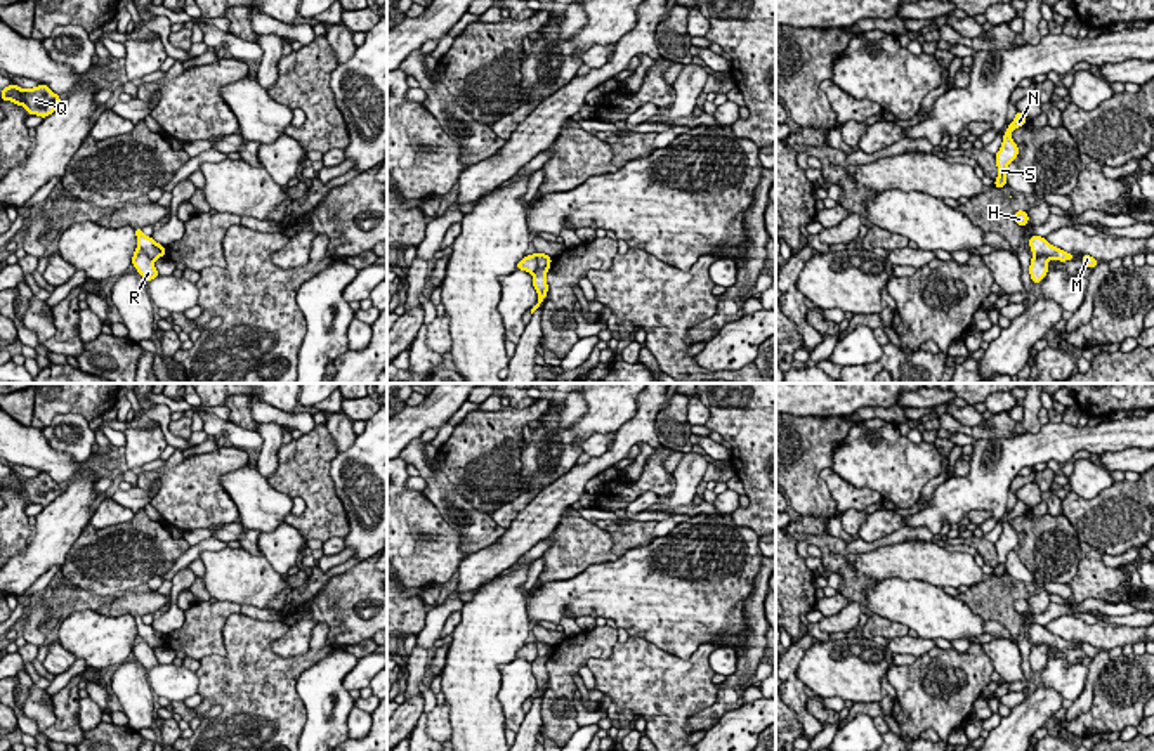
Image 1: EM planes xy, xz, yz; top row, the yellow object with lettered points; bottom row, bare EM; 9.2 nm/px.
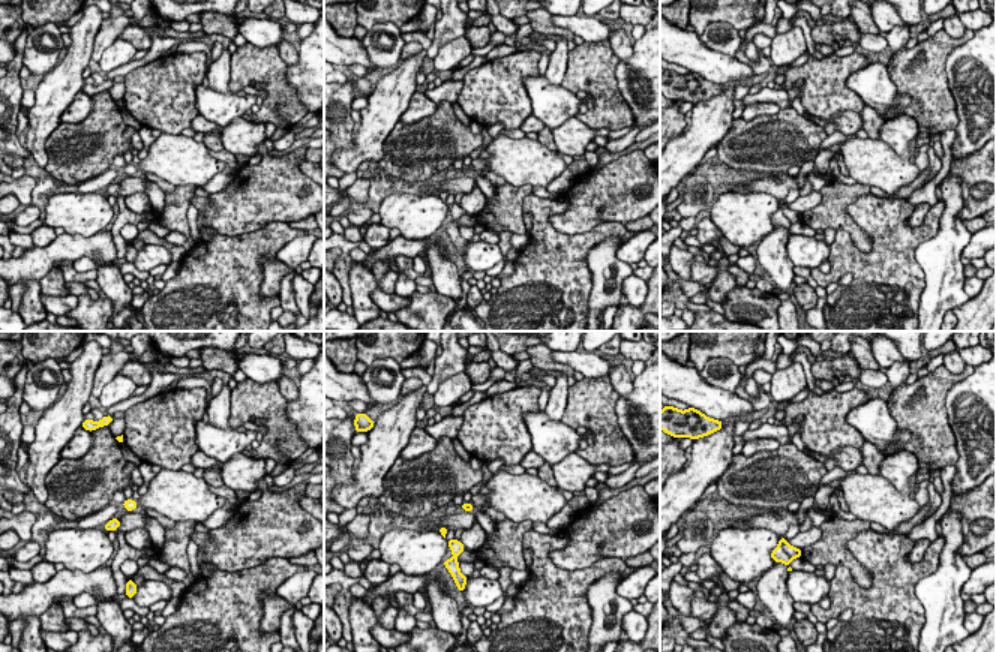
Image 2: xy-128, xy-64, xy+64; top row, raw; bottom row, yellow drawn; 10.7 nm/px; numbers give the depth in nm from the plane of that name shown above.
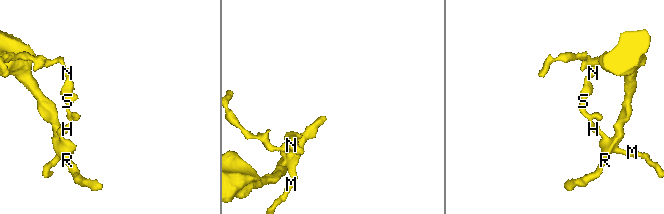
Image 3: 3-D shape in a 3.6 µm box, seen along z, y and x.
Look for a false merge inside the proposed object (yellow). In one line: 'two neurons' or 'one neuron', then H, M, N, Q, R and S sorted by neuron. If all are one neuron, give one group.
two neurons | H M N S / Q R

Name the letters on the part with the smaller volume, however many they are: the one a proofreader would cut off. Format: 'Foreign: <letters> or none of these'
Foreign: Q, R

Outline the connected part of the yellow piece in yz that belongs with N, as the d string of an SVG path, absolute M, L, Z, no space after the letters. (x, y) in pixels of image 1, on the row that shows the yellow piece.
M1017 111L1013 121L1008 125L1006 132L1003 134L1003 142L996 156L996 167L998 167L998 179L994 180L994 187L1003 189L1006 184L1006 168L1015 158L1019 156L1019 147L1012 139L1012 132L1019 127L1022 127L1027 121L1027 116L1020 111Z

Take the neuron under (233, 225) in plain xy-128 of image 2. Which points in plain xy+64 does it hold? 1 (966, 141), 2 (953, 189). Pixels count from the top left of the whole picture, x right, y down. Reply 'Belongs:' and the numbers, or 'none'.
Belongs: none

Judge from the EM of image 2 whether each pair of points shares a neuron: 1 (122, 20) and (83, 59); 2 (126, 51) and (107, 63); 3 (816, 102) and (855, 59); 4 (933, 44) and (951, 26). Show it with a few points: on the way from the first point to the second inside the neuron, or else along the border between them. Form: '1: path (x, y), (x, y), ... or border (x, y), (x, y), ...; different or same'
1: border (104, 20), (95, 38), (90, 59); different
2: path (122, 51), (111, 59); same
3: path (824, 92), (845, 69); same
4: border (944, 29), (951, 36); different

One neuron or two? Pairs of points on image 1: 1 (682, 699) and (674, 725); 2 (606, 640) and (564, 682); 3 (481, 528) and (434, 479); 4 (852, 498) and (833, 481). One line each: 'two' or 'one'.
1: one
2: one
3: one
4: one

